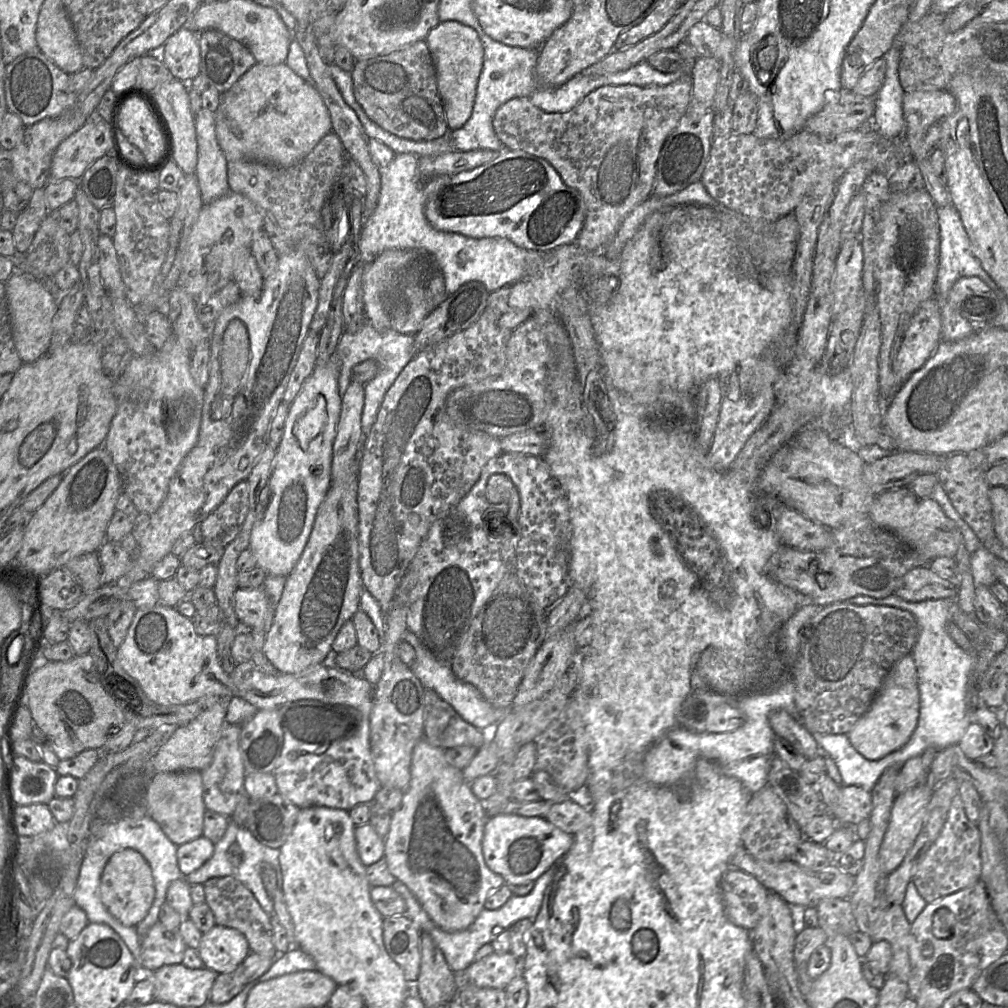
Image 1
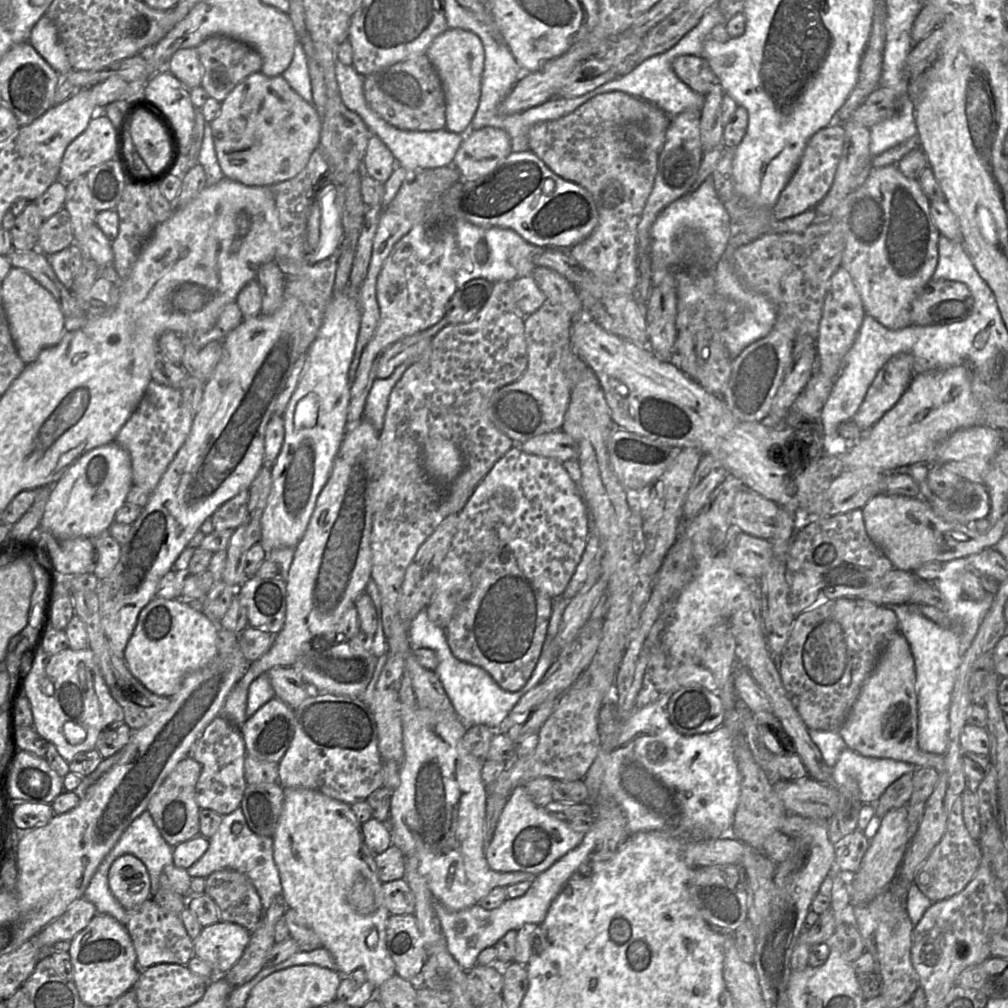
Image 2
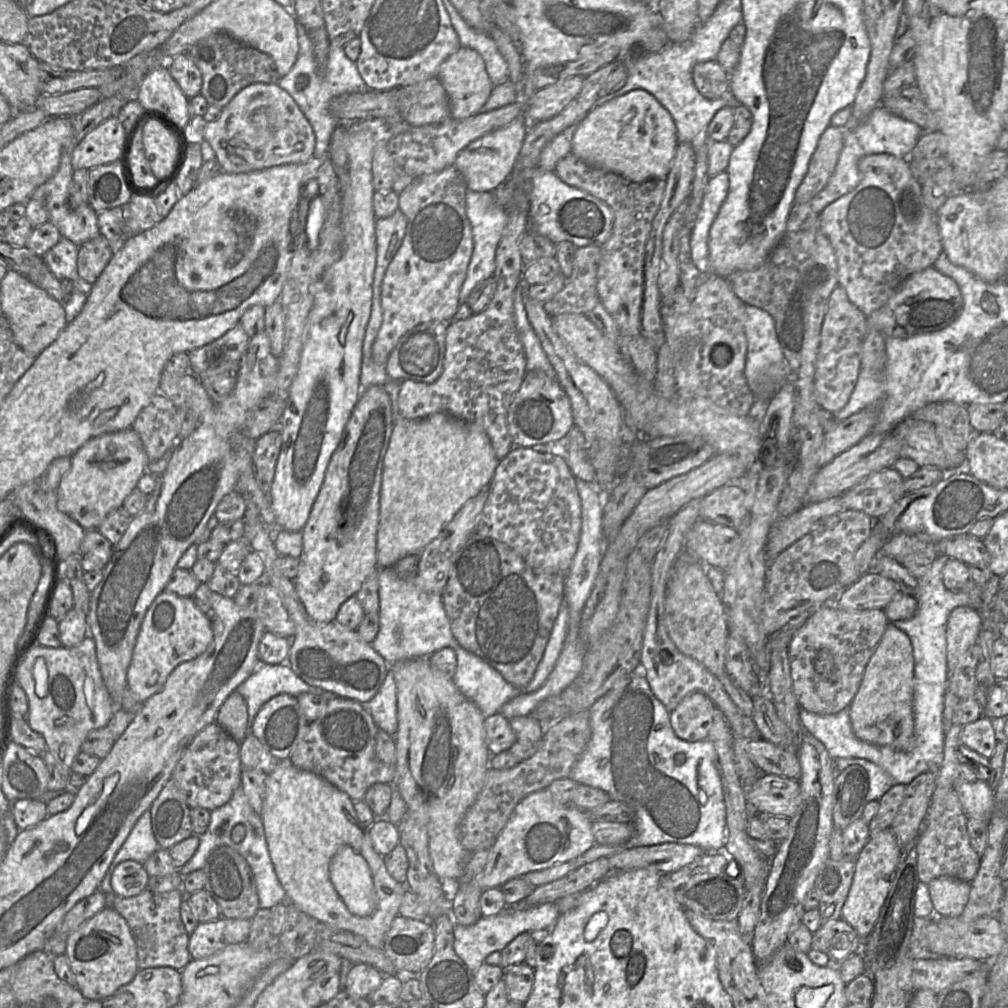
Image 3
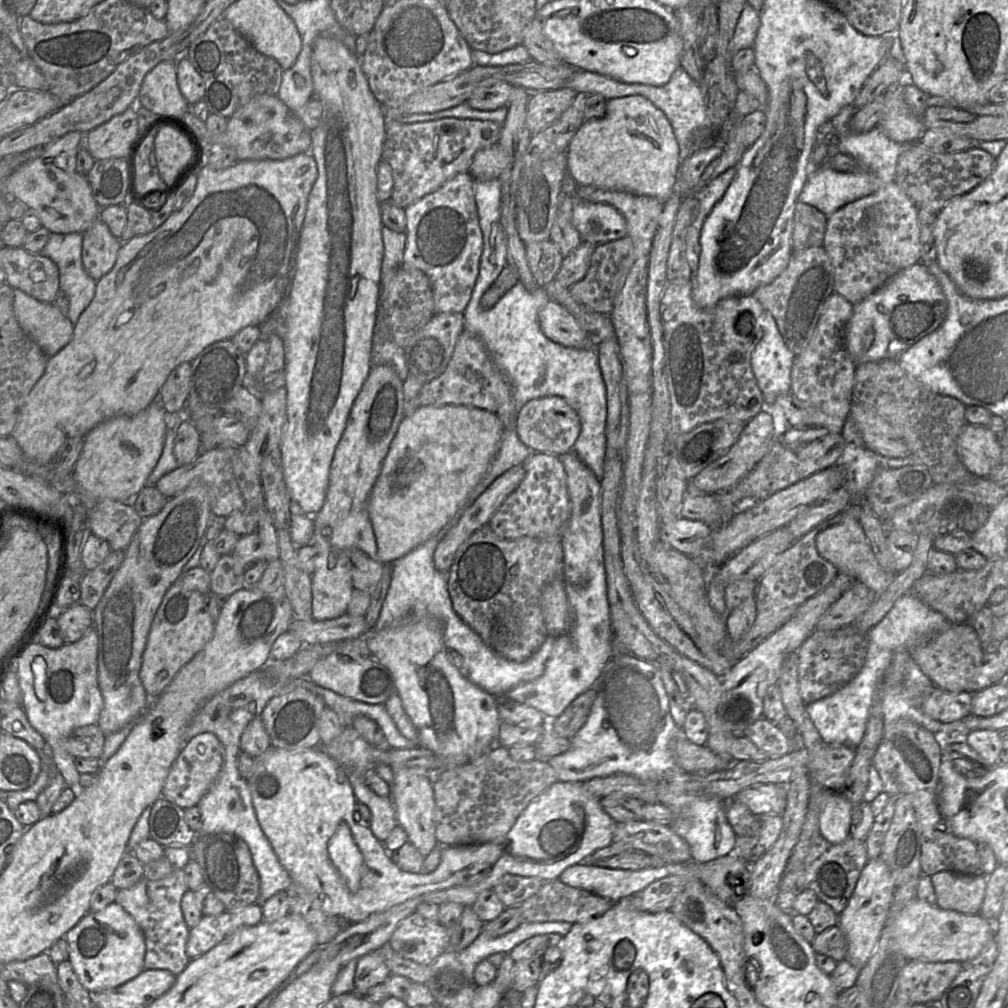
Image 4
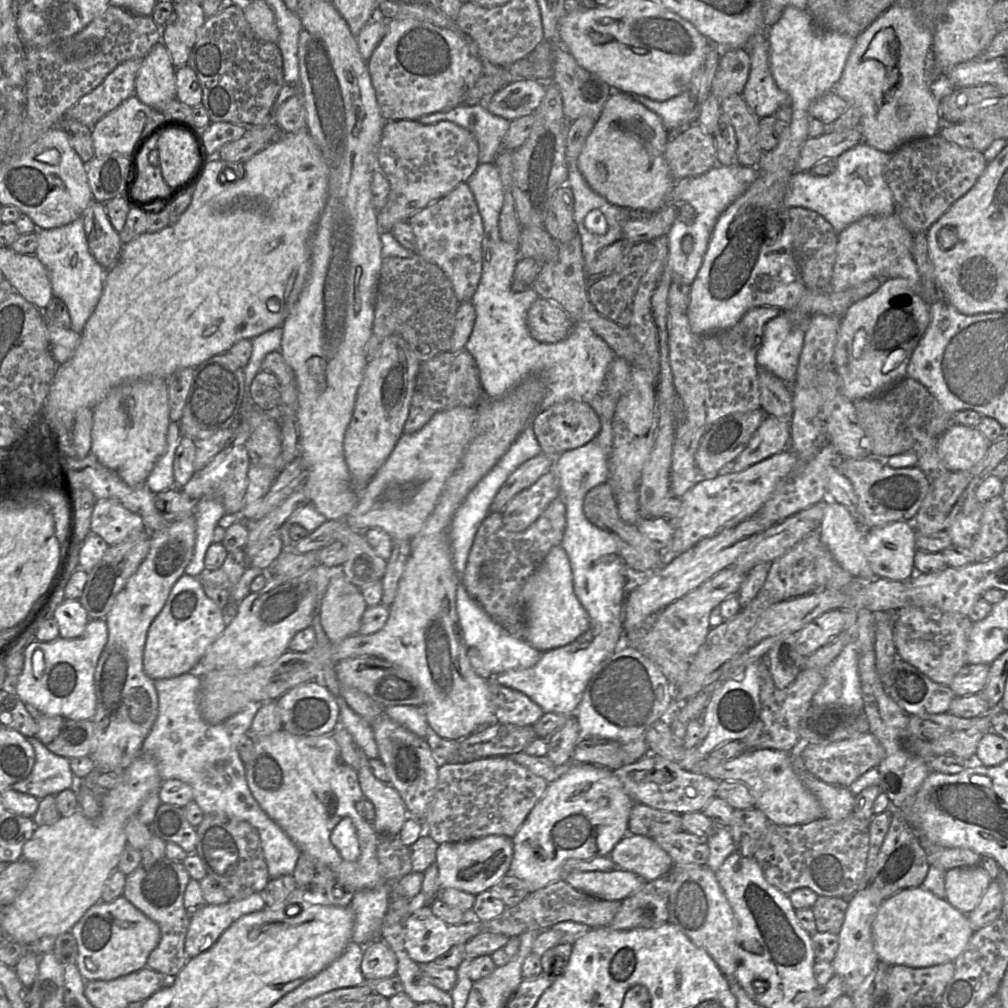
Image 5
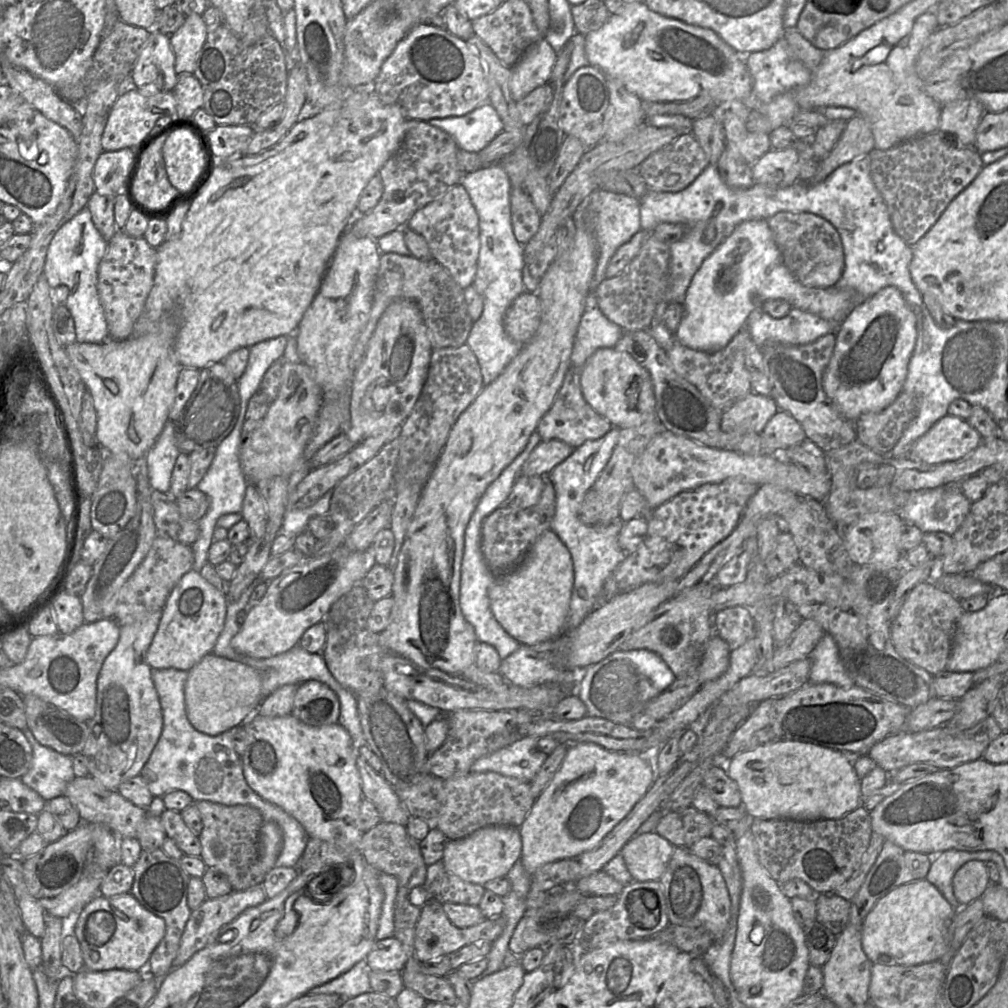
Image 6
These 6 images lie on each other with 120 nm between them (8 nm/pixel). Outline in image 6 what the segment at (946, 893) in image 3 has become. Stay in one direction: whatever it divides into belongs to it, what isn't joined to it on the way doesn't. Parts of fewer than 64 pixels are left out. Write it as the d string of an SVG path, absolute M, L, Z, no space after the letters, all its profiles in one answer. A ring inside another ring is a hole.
M978 860L962 865L952 879L953 893L962 907L980 899L990 884L986 865Z

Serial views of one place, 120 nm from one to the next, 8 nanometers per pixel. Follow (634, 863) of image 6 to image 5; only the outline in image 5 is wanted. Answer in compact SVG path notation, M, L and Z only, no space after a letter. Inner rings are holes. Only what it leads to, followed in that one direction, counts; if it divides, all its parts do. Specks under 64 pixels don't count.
M626 834L608 856L617 868L632 872L645 881L666 877L673 866L670 855L653 838Z

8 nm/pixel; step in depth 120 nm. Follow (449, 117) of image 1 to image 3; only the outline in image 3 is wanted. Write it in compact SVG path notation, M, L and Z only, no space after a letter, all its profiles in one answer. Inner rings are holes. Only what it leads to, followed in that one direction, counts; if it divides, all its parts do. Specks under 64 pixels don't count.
M460 47L457 52L442 62L437 77L450 102L450 117L457 120L476 115L494 89L482 57L476 51L466 47Z

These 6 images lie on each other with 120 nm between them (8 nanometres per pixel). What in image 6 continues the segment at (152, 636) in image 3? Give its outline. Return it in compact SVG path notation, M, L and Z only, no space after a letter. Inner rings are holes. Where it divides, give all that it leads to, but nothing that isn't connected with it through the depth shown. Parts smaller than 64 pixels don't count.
M190 570L179 580L162 611L157 631L147 651L147 662L152 669L174 668L190 671L207 654L212 653L224 629L228 600L224 593Z

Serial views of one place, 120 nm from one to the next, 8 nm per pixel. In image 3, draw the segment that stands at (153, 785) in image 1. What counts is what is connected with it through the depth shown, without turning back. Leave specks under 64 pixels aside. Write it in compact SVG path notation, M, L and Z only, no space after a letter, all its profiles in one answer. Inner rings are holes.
M172 779L150 807L153 834L160 848L169 850L193 835L190 807Z

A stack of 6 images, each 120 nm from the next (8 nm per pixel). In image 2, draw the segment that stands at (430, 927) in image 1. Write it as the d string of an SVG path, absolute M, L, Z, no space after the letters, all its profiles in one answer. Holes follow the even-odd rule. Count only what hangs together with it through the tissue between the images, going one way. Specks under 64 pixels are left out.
M594 827L584 834L582 842L568 851L547 870L537 875L527 892L516 898L506 898L497 908L487 910L478 904L460 911L453 911L441 903L434 901L433 907L440 920L441 929L445 937L446 946L450 954L463 970L469 971L477 964L478 955L487 947L496 943L510 930L519 930L527 923L540 925L552 901L560 893L571 876L578 872L596 844L602 840L599 834L594 834Z

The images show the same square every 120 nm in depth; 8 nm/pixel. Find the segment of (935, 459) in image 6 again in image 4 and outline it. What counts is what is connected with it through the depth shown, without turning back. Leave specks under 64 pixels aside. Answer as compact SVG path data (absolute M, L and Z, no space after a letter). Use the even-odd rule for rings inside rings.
M967 424L957 447L964 466L977 478L988 478L1002 464L1004 447L988 427Z

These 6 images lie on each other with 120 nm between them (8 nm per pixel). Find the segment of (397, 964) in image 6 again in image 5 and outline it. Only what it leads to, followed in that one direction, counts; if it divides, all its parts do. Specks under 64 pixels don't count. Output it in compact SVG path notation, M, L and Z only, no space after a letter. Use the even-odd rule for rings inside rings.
M377 939L364 946L361 972L366 982L391 977L396 975L396 970L396 956L383 940Z

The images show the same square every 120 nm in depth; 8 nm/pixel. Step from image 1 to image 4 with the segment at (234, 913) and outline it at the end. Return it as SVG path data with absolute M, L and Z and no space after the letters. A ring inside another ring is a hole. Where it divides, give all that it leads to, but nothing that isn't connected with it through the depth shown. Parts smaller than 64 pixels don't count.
M226 832L199 836L196 834L191 856L201 868L204 884L213 891L226 910L235 910L259 902L259 874L250 849L241 838Z

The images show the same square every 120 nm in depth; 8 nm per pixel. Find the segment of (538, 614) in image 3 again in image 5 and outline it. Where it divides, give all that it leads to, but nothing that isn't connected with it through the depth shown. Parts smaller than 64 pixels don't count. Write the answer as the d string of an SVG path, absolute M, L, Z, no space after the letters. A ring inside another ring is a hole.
M561 497L554 499L527 529L508 531L503 524L502 512L489 512L481 522L471 546L462 584L482 609L510 635L525 640L527 625L522 588L554 546L561 545L566 523L566 509Z

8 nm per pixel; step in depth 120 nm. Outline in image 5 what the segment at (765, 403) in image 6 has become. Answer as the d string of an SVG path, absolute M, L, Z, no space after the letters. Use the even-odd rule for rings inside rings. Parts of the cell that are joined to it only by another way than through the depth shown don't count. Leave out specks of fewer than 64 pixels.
M760 408L749 412L728 414L711 423L701 436L694 453L695 464L703 480L724 471L725 467L746 448L766 417L767 415Z

